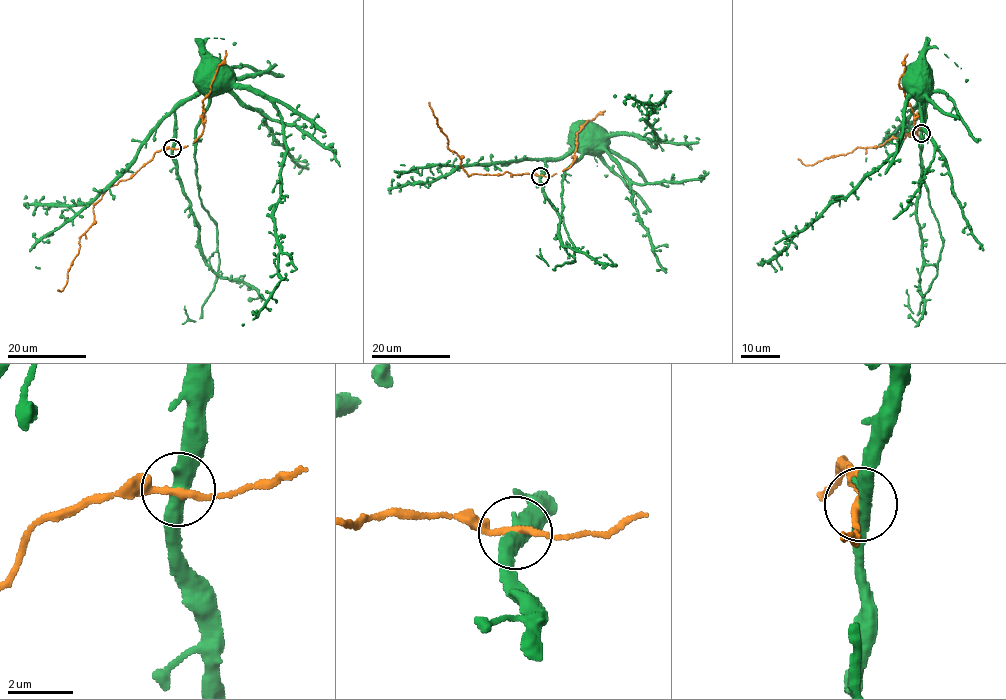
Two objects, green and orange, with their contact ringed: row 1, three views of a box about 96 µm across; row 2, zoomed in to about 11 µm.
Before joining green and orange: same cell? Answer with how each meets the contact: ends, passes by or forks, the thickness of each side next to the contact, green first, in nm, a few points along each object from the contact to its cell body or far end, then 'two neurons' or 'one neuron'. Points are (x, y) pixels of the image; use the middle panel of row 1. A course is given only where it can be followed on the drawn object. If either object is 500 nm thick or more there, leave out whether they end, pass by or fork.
green passes by | orange passes by | 440/200 nm | green via (540, 175), (545, 160), (568, 154), (572, 148), (573, 133), (579, 125), (585, 123), (590, 128) | orange via (540, 175), (505, 172), (498, 175), (467, 175), (460, 163), (461, 157), (449, 149), (447, 137), (428, 102) | two neurons

